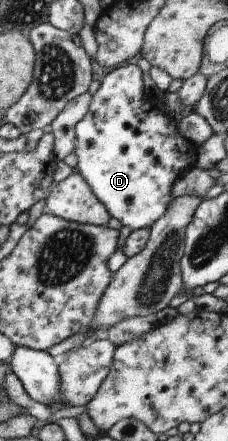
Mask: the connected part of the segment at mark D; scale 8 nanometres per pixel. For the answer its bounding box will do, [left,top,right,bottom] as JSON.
[73,64,198,230]

